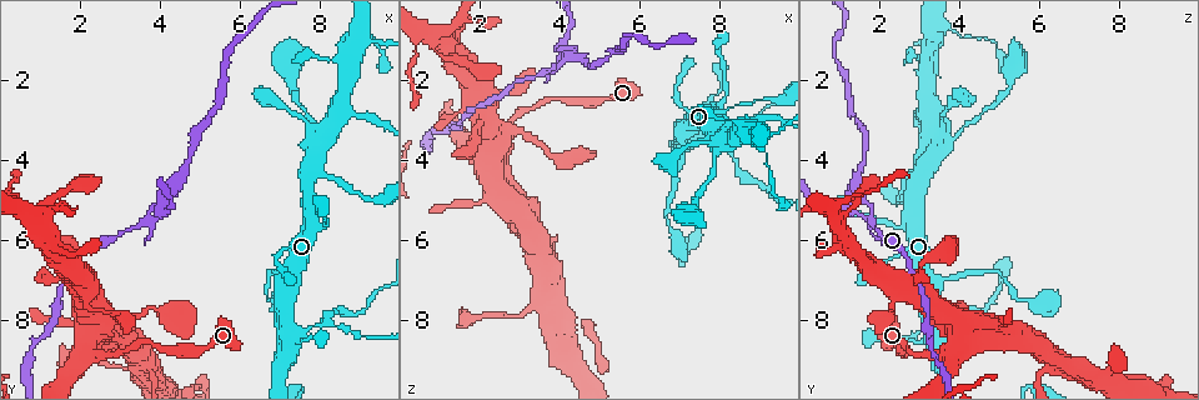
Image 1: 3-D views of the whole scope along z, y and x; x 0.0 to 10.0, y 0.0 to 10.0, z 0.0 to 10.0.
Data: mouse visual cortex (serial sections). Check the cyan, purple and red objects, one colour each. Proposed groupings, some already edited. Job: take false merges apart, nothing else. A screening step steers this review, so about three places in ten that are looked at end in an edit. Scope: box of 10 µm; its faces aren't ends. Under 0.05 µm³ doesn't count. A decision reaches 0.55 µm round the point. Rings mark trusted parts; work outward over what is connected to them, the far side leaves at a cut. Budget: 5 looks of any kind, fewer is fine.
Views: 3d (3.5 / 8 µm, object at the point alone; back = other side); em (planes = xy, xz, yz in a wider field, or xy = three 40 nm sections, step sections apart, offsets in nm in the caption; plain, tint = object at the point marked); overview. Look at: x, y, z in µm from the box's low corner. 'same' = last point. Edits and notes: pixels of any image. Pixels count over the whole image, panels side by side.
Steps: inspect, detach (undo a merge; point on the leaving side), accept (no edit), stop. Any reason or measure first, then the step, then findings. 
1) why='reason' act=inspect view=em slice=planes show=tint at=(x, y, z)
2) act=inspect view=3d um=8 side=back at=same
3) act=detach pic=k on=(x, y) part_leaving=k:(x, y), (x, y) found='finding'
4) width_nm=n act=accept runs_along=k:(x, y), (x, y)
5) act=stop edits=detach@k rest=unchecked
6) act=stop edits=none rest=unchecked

why='a narrow waist' act=inspect view=3d um=3.5 side=back at=(8.45, 7.75, 4.20)

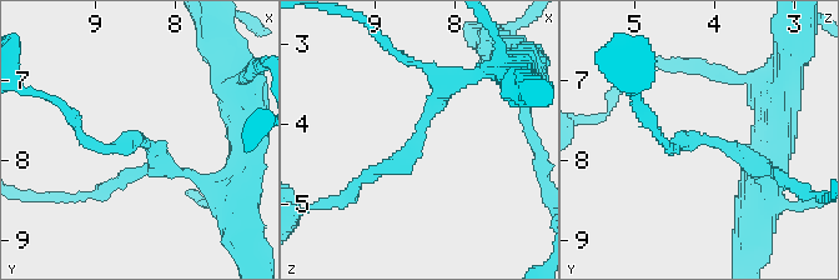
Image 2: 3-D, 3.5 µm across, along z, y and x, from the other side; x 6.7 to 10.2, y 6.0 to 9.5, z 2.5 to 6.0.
arm_widths_nm=150,250 why='shape alone is not enough' act=inspect view=em slice=xy step=2 show=tint at=(8.40, 7.70, 4.20)

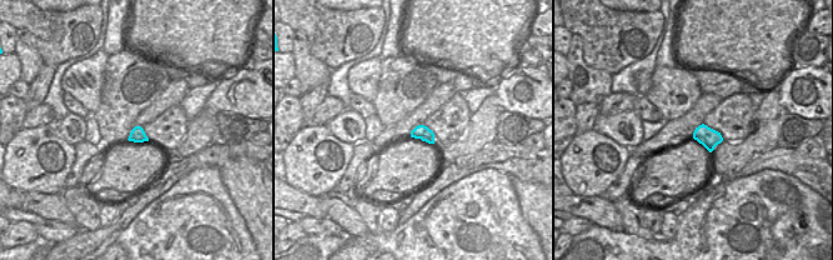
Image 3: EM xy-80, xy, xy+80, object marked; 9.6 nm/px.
act=inspect view=em slice=xy step=5 show=tint at=same

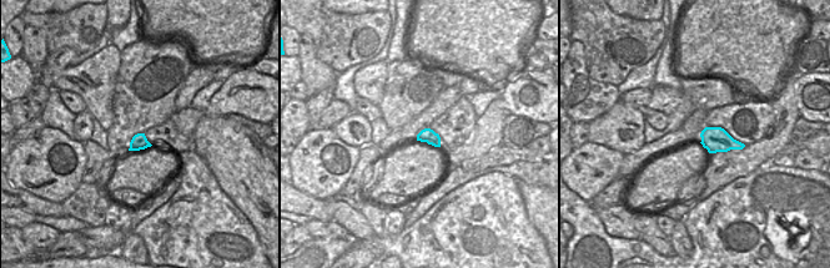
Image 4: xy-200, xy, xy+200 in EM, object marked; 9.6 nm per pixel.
act=accept runs_along=2:(452, 80), (413, 154), (360, 180) found='all the same cell'

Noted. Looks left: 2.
why='narrows sharply' act=inspect view=3d um=8 at=(7.70, 8.45, 2.60)

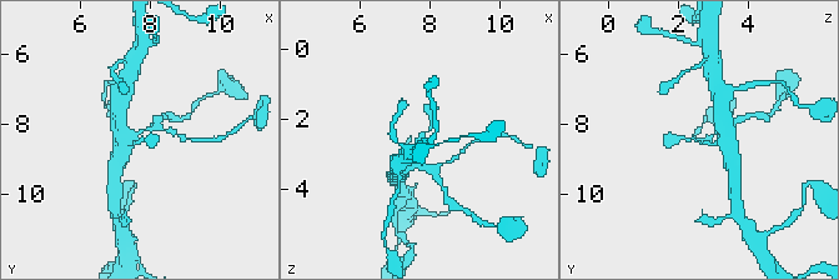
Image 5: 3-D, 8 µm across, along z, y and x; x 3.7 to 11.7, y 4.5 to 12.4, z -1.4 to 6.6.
why='zoom in' act=inspect view=3d um=3.5 side=back at=same

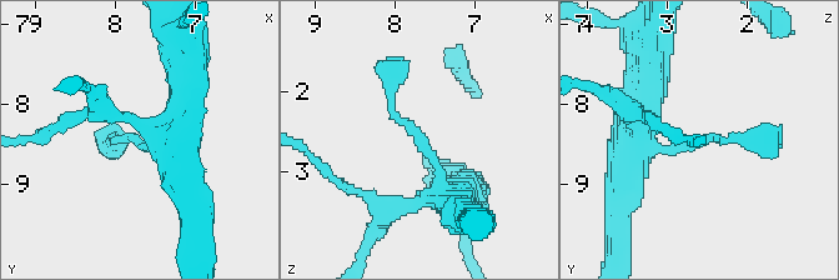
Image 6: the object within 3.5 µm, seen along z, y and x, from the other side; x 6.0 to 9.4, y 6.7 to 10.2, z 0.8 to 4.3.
act=accept runs_along=6:(453, 199), (422, 138), (392, 115), (392, 70) found='one cell here'

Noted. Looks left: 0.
act=stop edits=none rest=unchecked

